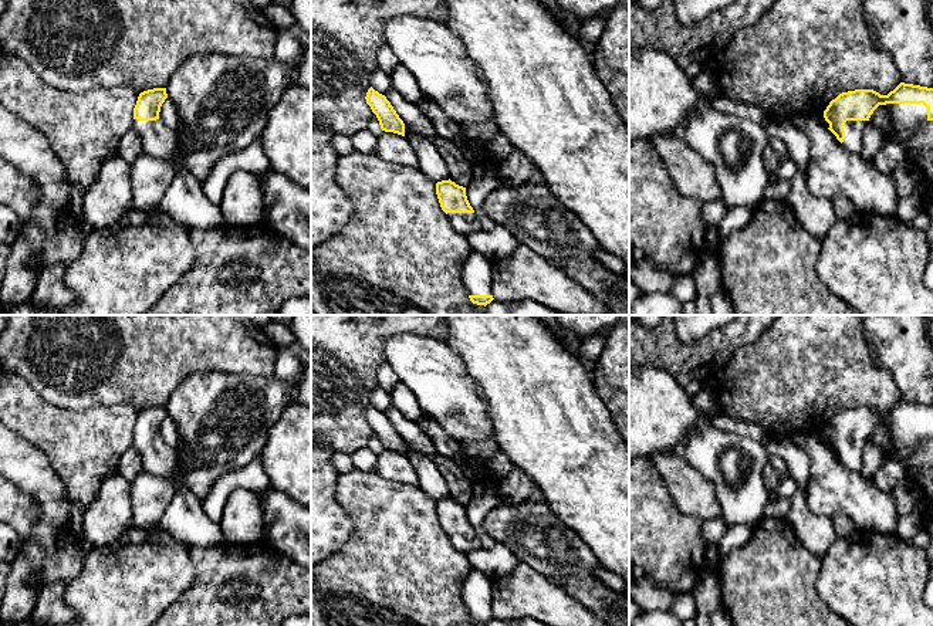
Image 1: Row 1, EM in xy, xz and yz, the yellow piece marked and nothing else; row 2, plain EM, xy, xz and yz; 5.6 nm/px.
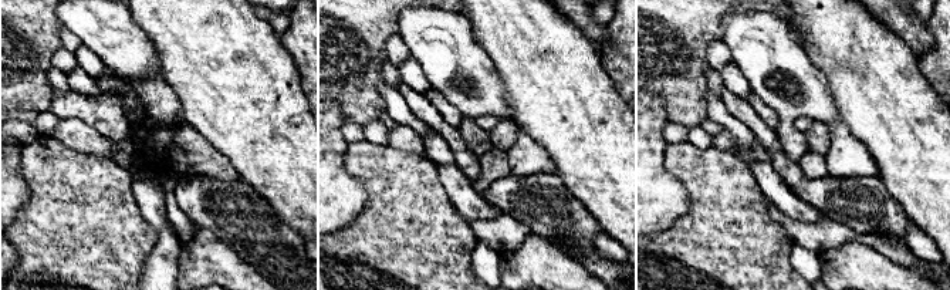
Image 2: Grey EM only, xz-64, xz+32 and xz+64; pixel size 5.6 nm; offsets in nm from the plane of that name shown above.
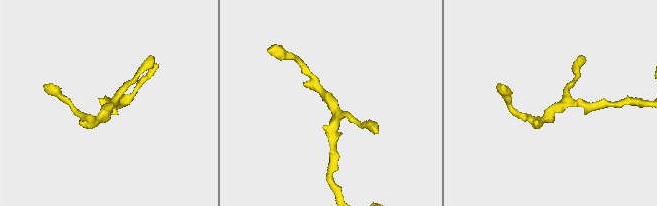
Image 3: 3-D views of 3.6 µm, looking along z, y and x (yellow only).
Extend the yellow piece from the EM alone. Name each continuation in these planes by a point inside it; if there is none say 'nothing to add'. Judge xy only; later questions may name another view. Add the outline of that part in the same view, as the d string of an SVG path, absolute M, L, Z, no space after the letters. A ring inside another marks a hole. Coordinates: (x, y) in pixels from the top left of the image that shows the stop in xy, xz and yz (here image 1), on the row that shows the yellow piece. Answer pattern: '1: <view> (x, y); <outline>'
1: xy (156, 138); M160 118L156 121L133 119L133 128L141 138L146 153L173 159L178 149L178 131L166 126Z

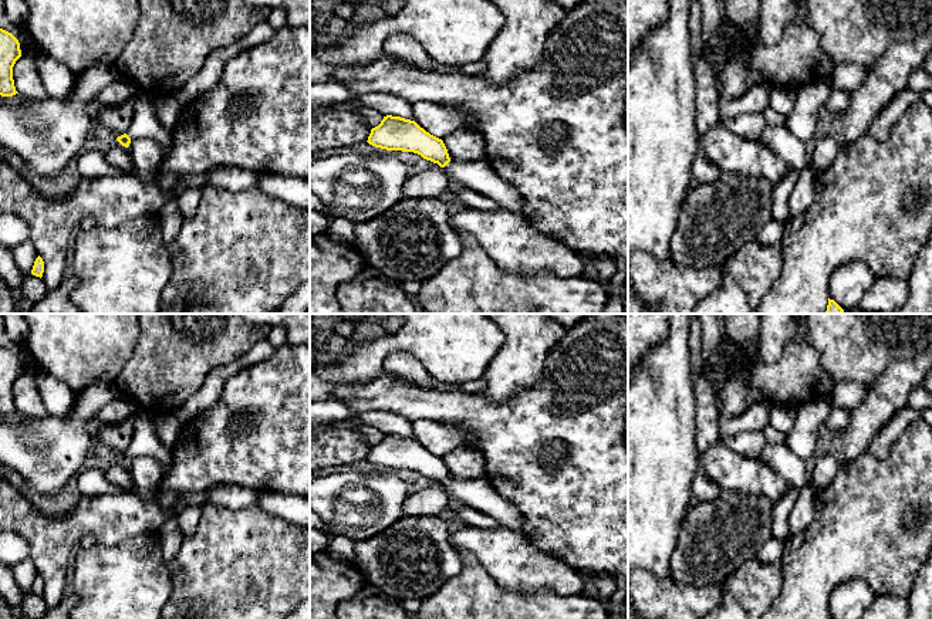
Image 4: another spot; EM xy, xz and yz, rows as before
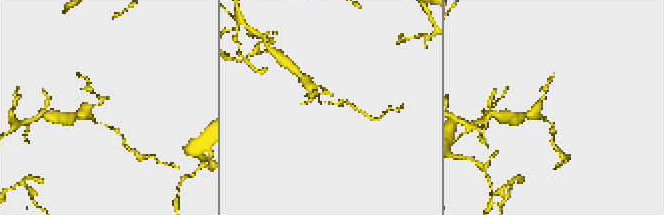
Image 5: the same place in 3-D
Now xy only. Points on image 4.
1: xy (145, 124); M136 91L135 114L126 131L132 139L148 138L156 141L163 148L163 155L168 153L172 142L172 129L161 125L156 116L156 98L145 91Z

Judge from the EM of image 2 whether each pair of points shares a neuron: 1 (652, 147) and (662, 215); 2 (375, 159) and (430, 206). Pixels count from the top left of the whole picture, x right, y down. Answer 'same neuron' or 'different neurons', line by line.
1: same neuron
2: same neuron

